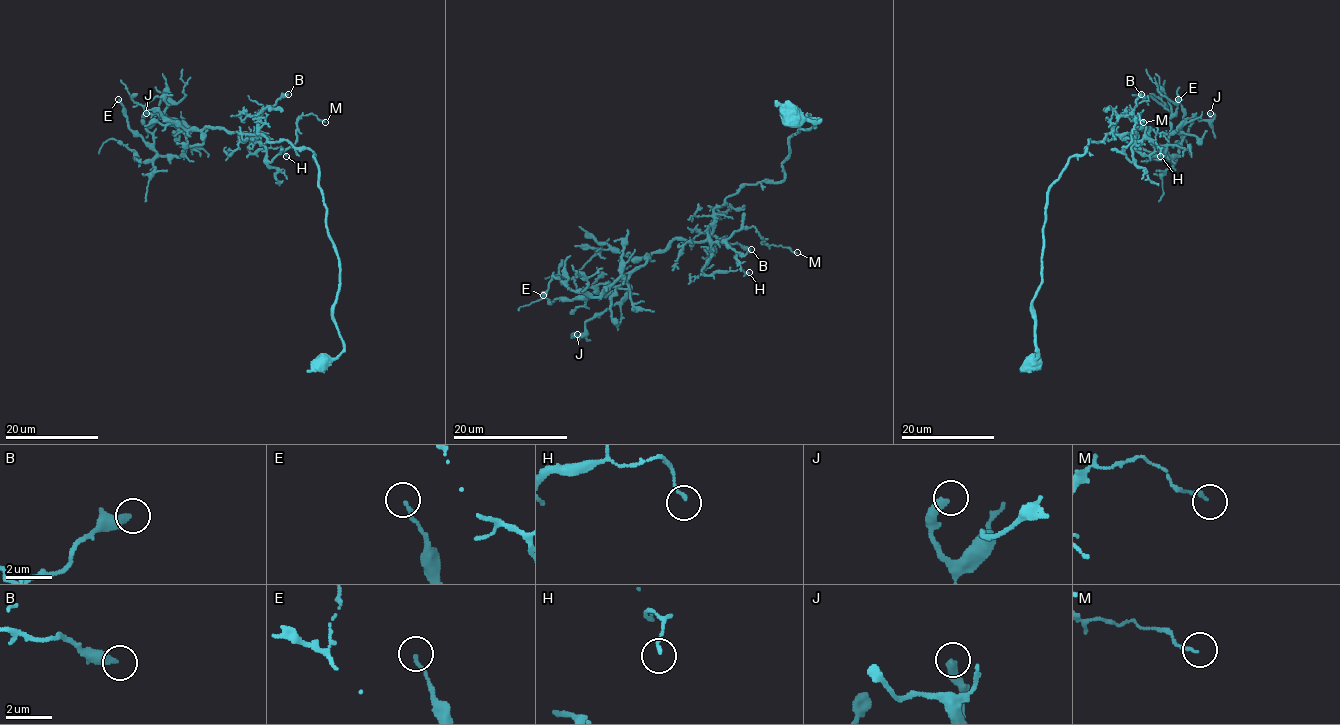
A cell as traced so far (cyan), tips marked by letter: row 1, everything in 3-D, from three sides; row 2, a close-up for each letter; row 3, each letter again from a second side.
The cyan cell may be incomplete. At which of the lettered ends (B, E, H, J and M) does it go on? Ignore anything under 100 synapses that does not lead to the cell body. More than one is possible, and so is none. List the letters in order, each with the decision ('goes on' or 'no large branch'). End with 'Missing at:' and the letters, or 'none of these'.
B: no large branch
E: no large branch
H: no large branch
J: no large branch
M: no large branch
Missing at: none of these

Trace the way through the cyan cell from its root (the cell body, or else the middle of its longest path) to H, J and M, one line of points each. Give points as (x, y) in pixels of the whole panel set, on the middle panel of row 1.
H: (794, 119), (820, 119), (789, 139), (784, 178), (714, 209), (701, 271), (749, 272)
J: (794, 119), (820, 119), (789, 139), (781, 181), (744, 184), (701, 242), (651, 252), (577, 334)
M: (794, 119), (820, 119), (789, 139), (784, 178), (729, 195), (707, 235), (753, 227), (797, 252)

